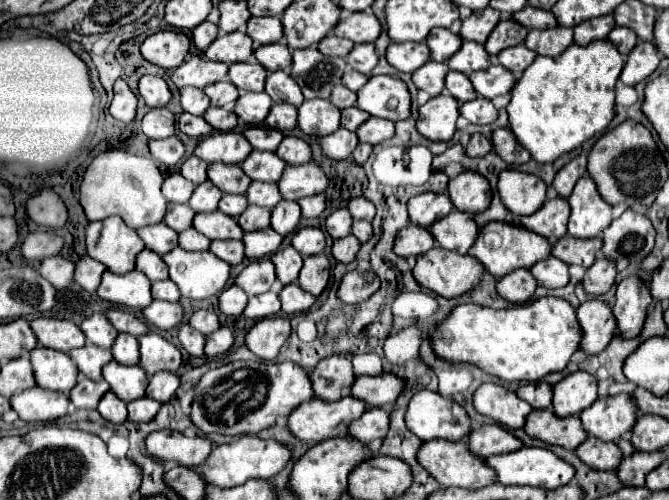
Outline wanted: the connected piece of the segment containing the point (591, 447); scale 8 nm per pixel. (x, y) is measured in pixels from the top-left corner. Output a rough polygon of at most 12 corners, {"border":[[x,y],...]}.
{"border":[[589,436],[575,452],[595,470],[617,470],[615,442]]}

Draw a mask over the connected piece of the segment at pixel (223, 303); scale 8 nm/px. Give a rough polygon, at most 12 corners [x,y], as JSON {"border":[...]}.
{"border":[[231,284],[221,292],[219,308],[241,316],[249,296]]}

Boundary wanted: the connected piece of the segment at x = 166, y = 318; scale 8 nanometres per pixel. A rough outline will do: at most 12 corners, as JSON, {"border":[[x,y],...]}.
{"border":[[153,300],[143,310],[147,322],[159,330],[183,322],[179,302]]}

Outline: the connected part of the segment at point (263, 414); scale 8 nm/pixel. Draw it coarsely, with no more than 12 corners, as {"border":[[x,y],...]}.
{"border":[[239,360],[193,392],[203,434],[257,434],[313,398],[295,362]]}

